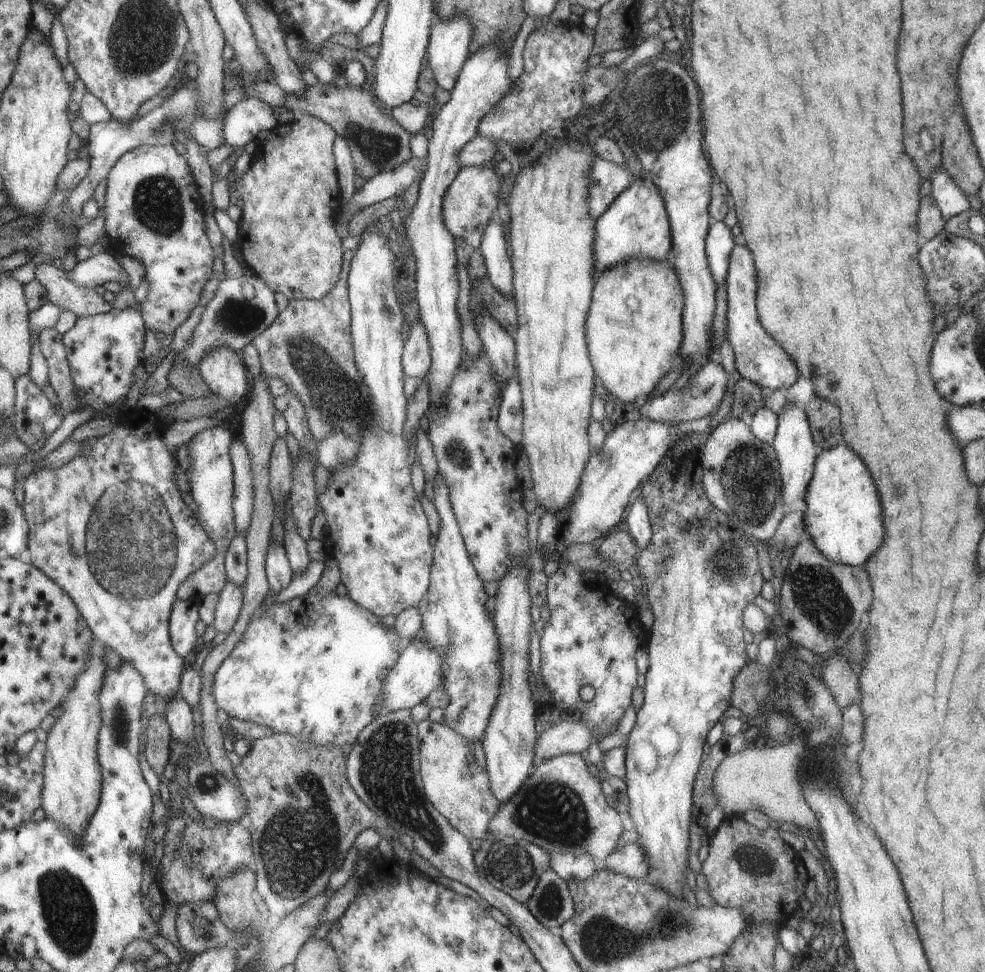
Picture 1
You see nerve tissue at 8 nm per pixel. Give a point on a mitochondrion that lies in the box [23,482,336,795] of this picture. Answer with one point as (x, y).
(120, 727)

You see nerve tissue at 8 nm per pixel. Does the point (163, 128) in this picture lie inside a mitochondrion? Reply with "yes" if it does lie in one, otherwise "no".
yes

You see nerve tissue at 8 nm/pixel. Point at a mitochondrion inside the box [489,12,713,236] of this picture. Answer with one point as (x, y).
(657, 107)

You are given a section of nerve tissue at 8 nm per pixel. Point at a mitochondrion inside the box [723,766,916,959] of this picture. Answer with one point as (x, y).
(757, 862)

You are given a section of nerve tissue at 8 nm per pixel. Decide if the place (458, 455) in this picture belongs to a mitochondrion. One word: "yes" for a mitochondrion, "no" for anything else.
yes

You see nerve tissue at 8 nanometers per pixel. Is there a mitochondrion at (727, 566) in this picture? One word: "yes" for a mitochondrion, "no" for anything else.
yes

